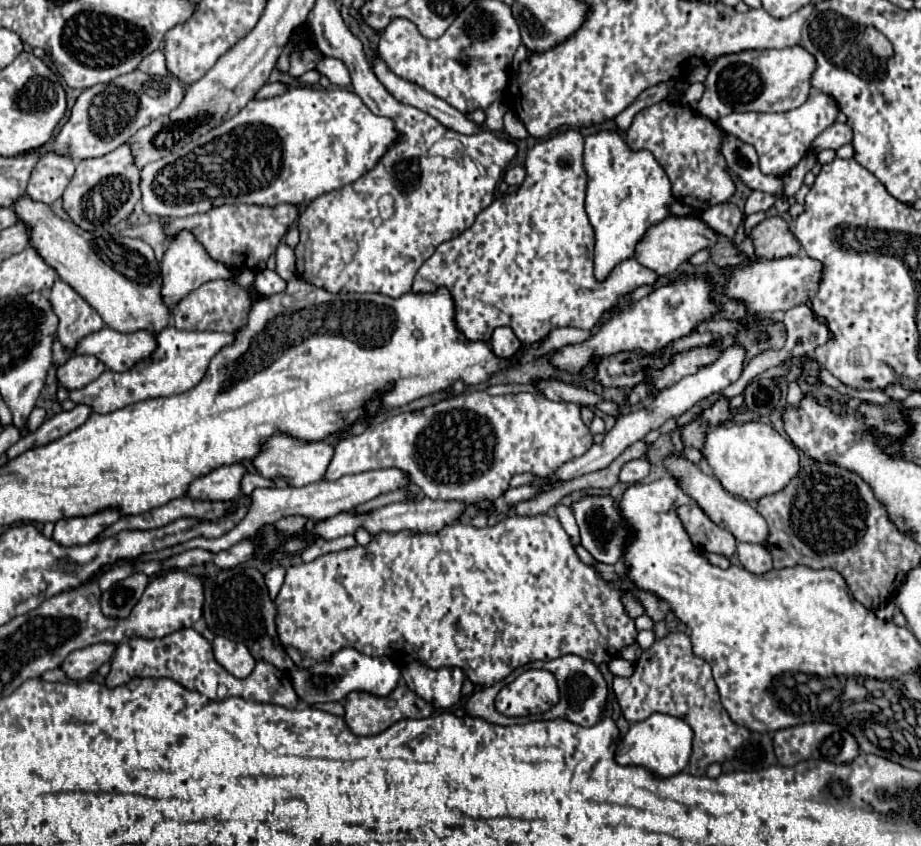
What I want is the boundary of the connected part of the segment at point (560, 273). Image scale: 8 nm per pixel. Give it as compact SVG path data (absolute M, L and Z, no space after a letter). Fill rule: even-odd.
M567 130L567 132L561 132L557 134L555 138L547 140L547 142L539 142L535 144L529 152L527 152L527 160L525 160L525 170L527 170L527 176L525 176L525 182L519 186L519 190L515 194L507 194L505 198L497 198L491 202L489 208L485 208L475 224L471 228L467 228L465 232L461 232L459 236L455 236L453 240L447 240L443 242L435 254L423 262L423 266L419 268L417 276L415 276L415 282L413 282L413 290L415 294L429 294L429 292L435 292L437 288L447 288L453 296L453 302L455 302L455 326L459 332L463 332L463 336L471 342L475 340L481 340L481 342L489 342L491 340L491 334L497 326L509 326L517 338L525 344L535 344L535 342L541 342L551 330L555 328L563 328L563 326L573 326L573 328L581 328L581 330L591 330L603 316L603 312L611 310L619 300L623 300L627 294L631 294L637 286L643 286L643 284L653 284L657 280L657 274L645 266L641 266L637 260L629 260L627 262L627 268L615 268L609 278L605 280L605 284L599 284L593 276L593 228L589 224L589 218L585 214L585 192L587 192L587 174L585 174L585 168L583 168L583 136L577 132L577 130Z

